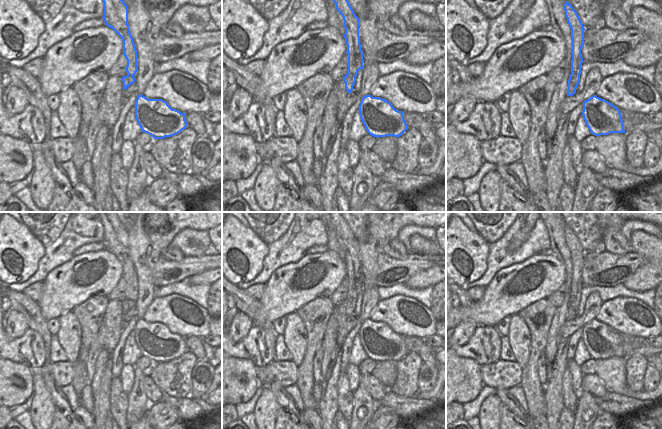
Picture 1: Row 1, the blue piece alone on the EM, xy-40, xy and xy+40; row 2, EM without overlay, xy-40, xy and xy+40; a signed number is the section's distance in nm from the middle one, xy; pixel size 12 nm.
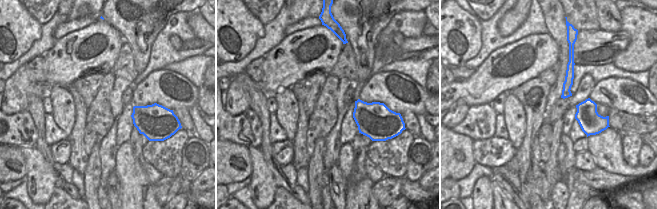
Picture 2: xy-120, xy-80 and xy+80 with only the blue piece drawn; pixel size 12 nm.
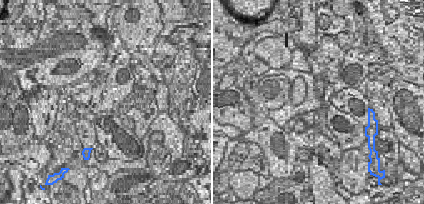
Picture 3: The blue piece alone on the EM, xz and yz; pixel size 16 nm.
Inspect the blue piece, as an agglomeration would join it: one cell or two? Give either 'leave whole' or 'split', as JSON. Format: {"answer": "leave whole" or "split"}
{"answer": "split"}

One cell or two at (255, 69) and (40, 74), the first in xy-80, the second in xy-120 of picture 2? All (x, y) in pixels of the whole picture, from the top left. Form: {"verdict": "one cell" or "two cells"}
{"verdict": "one cell"}

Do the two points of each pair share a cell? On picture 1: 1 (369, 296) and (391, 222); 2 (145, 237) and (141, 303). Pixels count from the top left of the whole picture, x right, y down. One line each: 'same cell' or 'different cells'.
1: same cell
2: same cell

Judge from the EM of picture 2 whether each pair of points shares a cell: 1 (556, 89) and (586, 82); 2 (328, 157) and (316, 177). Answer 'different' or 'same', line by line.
1: different
2: different

